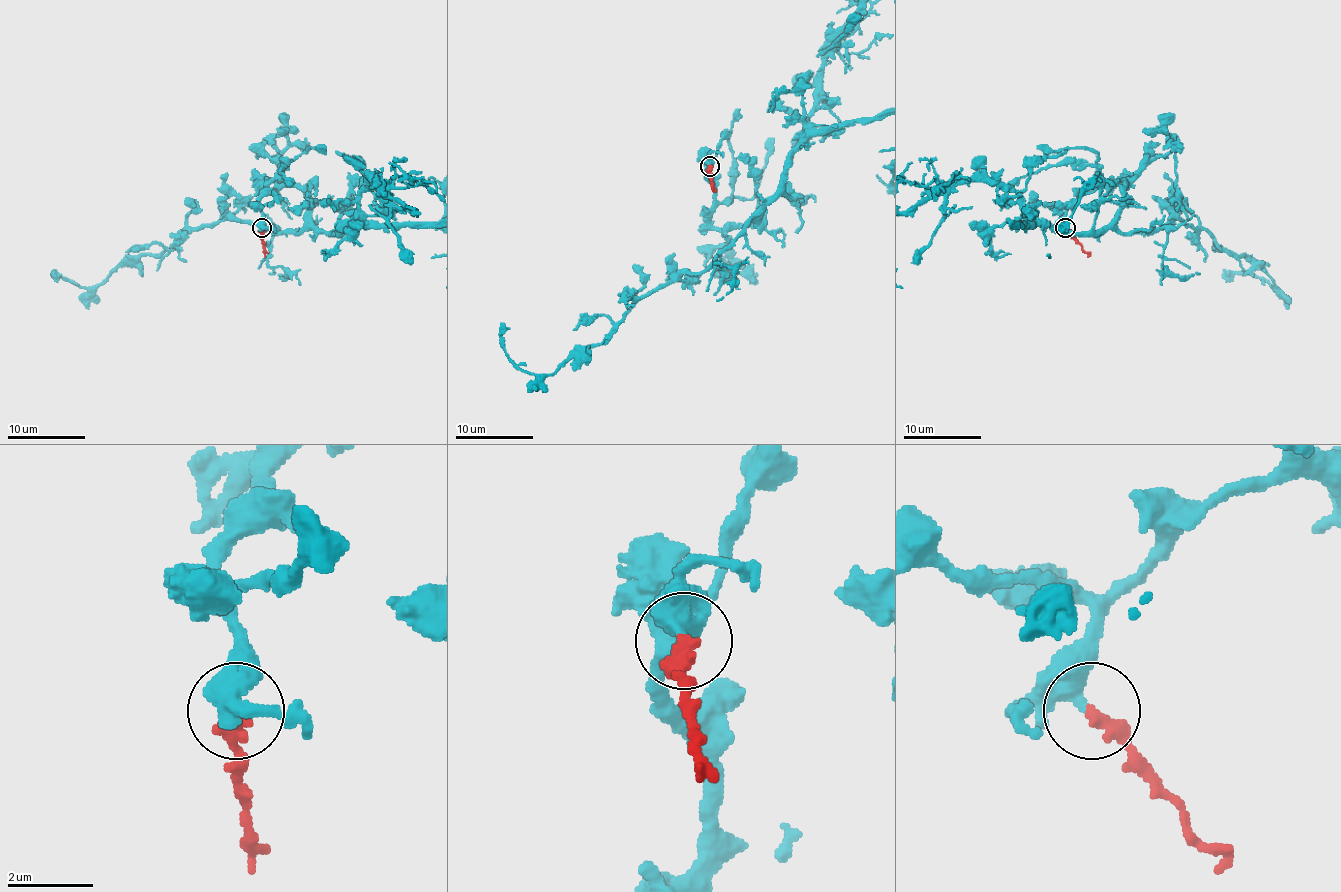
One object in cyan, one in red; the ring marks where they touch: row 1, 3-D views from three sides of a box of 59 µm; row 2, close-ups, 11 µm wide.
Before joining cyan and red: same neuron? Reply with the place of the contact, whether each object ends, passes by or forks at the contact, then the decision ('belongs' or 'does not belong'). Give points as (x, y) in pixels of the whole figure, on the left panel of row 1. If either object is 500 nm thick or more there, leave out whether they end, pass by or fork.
place (262, 228); cyan ends; red ends; belongs

